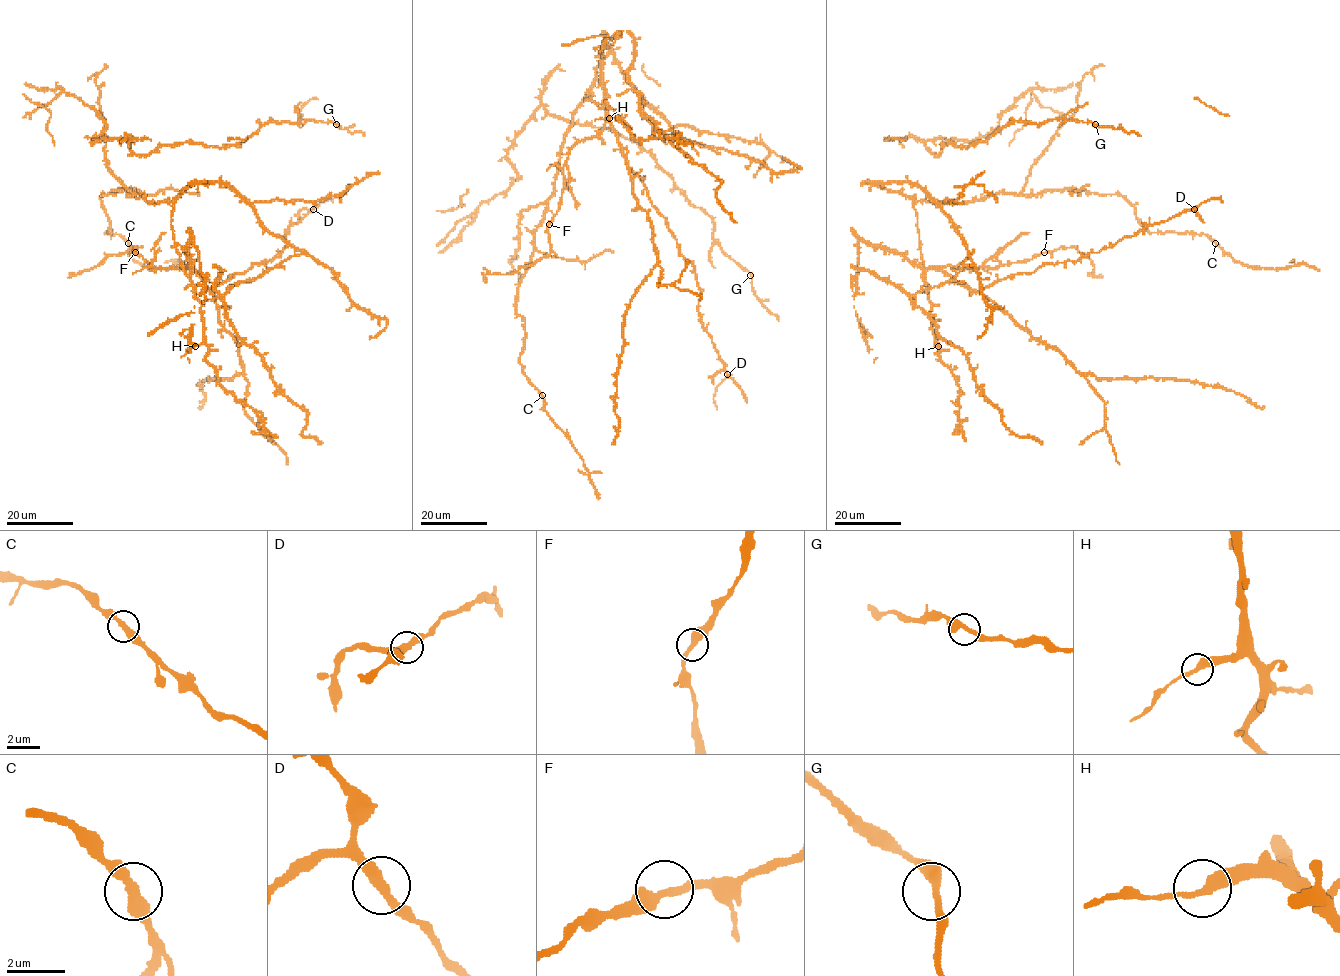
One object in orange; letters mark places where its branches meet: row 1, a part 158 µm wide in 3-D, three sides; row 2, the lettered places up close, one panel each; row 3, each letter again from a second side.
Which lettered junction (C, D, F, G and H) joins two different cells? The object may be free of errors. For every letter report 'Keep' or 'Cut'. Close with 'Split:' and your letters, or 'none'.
C: Keep
D: Keep
F: Keep
G: Keep
H: Keep
Split: none

